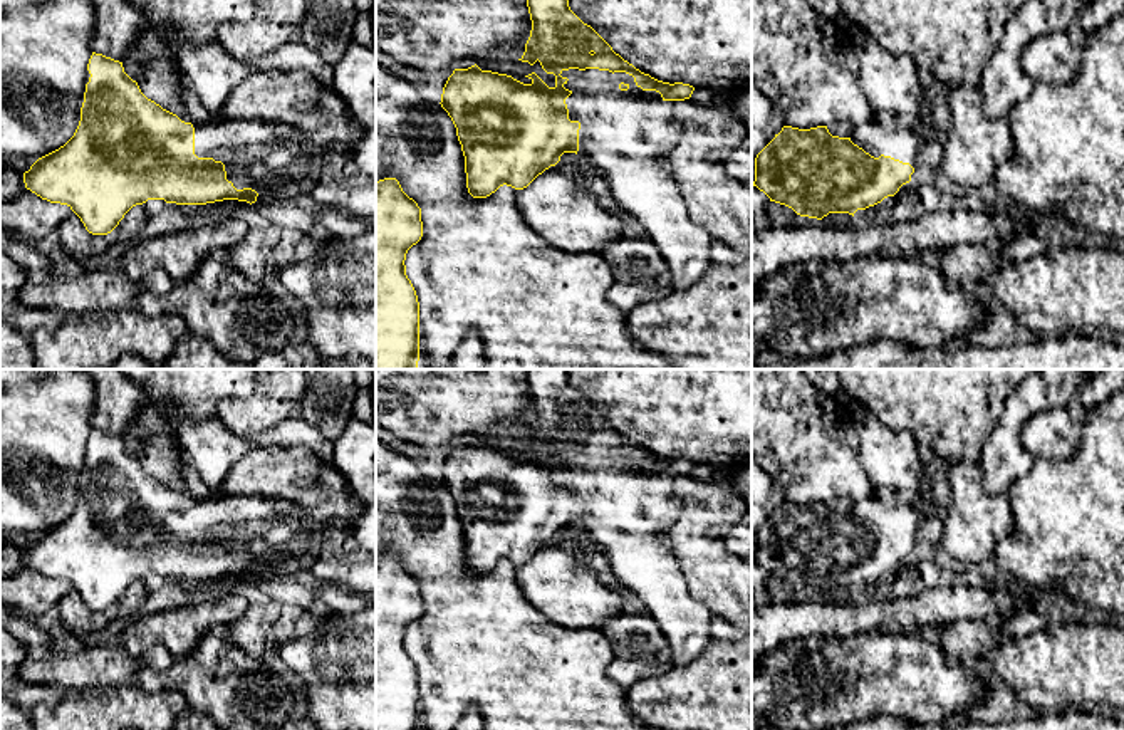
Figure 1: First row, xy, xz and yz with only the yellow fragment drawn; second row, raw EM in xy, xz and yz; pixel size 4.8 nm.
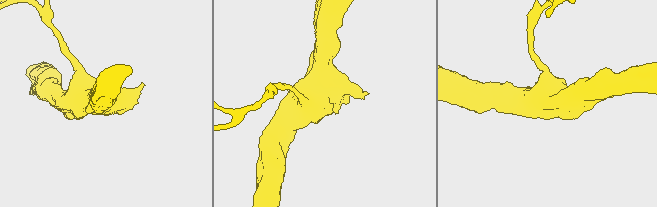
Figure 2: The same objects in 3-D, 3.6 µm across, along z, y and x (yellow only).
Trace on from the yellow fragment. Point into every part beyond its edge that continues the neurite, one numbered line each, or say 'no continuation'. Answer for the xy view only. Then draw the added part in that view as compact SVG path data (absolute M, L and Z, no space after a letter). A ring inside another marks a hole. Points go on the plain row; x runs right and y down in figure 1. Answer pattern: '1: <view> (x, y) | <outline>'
1: xy (235, 519) | M178 492L195 503L195 530L213 534L225 540L226 555L237 566L252 564L263 569L270 559L258 557L247 549L247 540L263 527L280 520L297 520L302 514L280 498L258 495L221 495L200 500L190 492Z

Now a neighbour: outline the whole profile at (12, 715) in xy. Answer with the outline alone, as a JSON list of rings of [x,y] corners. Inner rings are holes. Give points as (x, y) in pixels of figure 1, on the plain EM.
[[[0,700],[0,730],[34,730],[29,708]]]

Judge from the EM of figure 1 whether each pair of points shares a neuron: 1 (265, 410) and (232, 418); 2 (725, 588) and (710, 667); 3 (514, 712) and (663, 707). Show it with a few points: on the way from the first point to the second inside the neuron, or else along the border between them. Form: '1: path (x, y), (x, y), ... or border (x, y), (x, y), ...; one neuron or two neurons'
1: path (257, 413), (240, 417); one neuron
2: border (713, 613), (733, 625); two neurons
3: border (624, 690), (624, 700), (633, 712); two neurons

